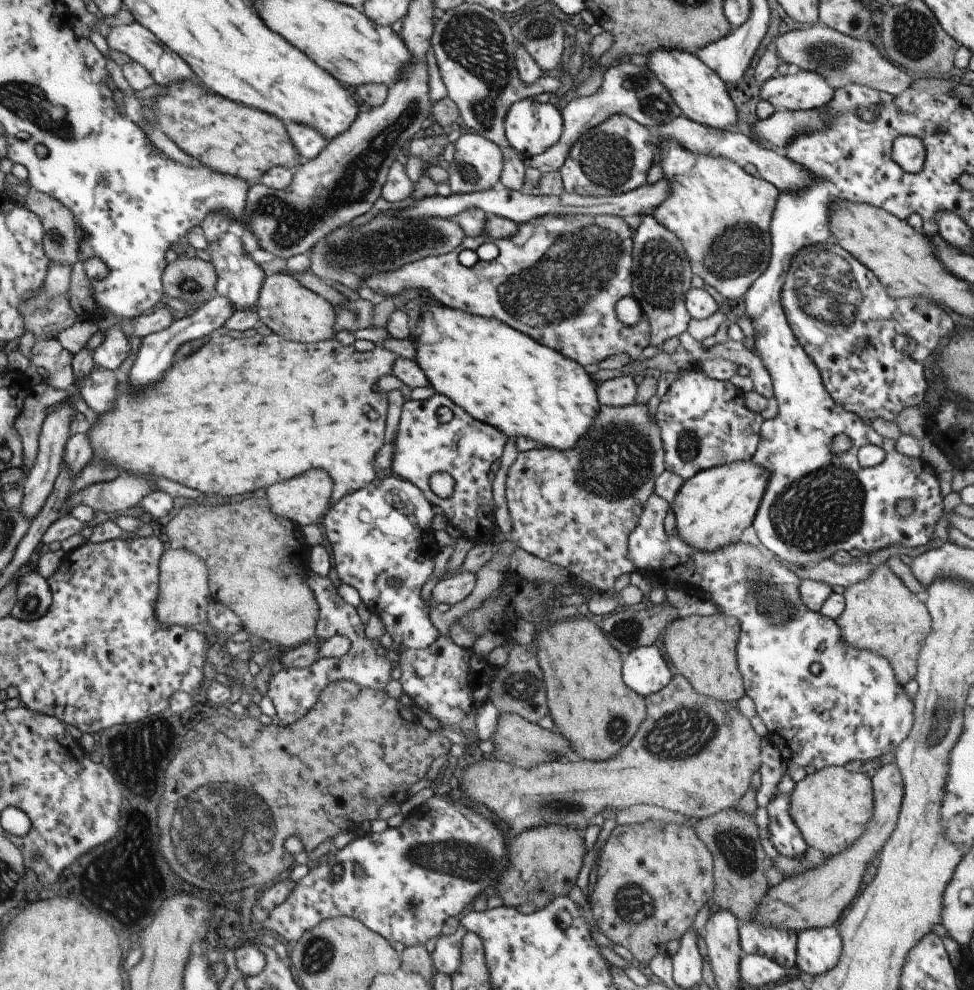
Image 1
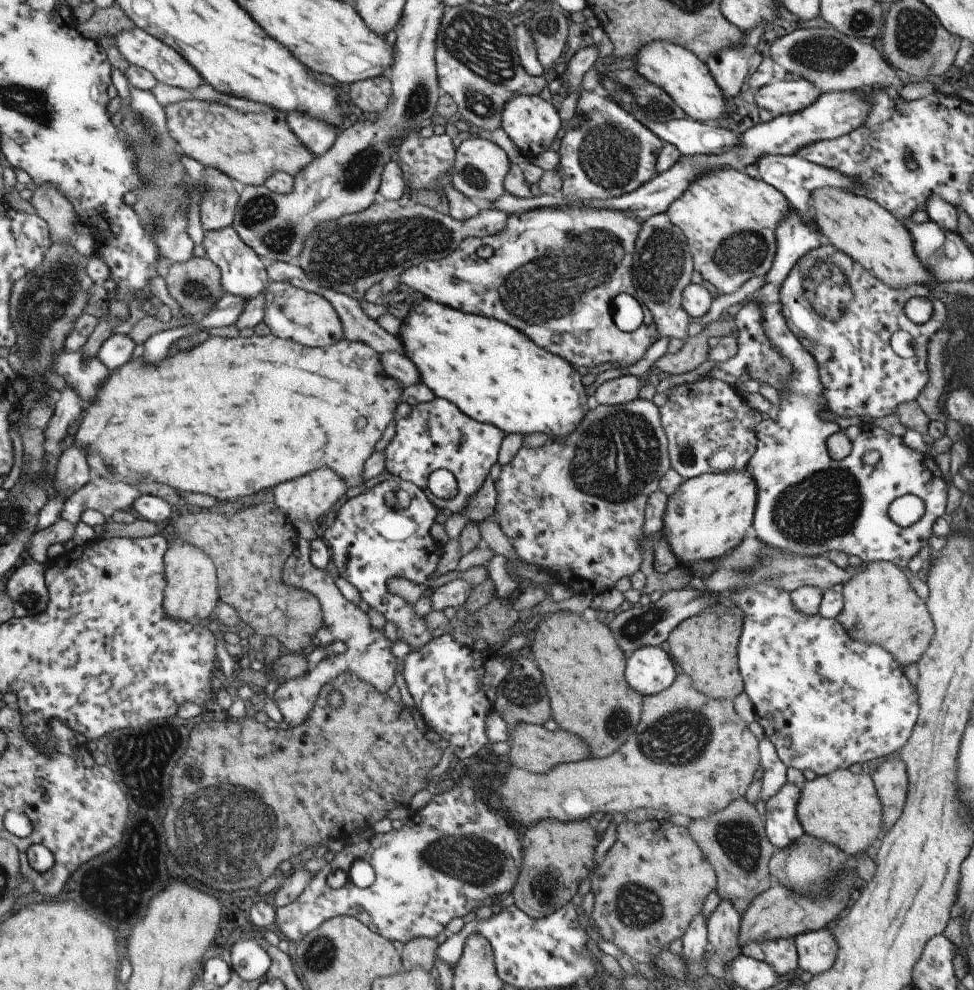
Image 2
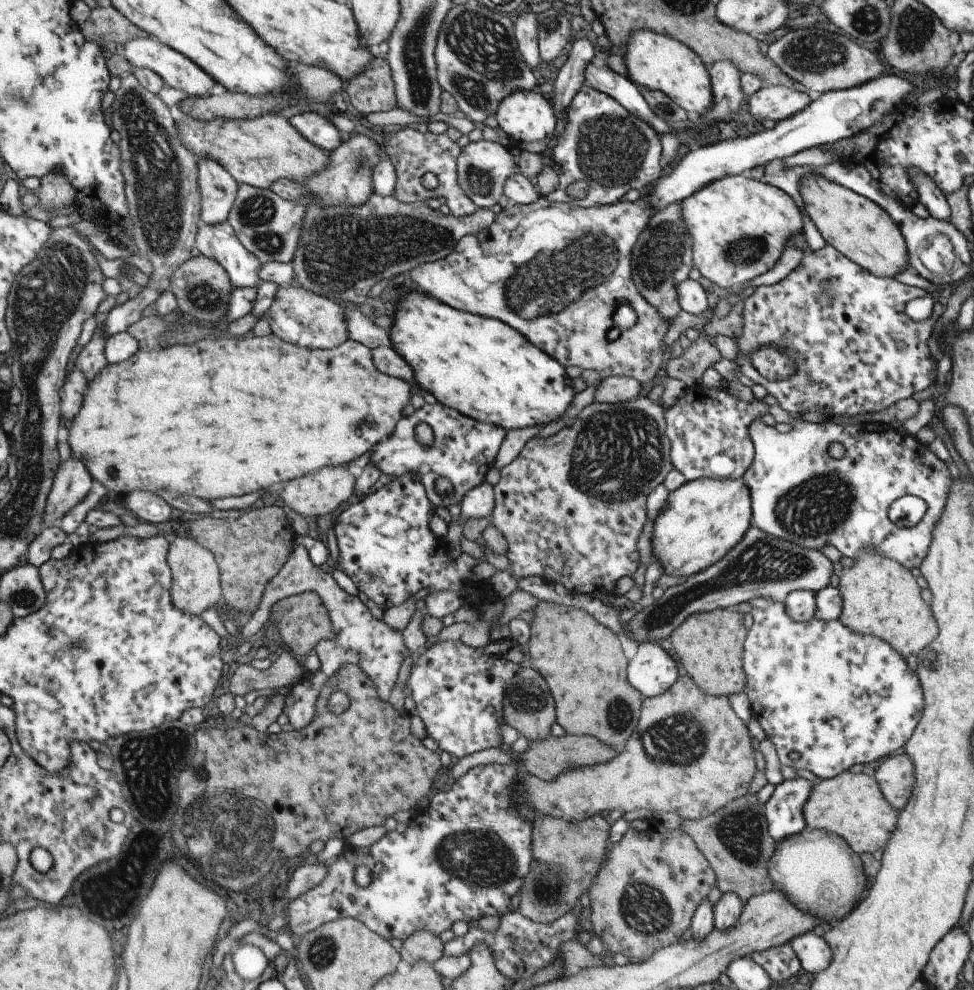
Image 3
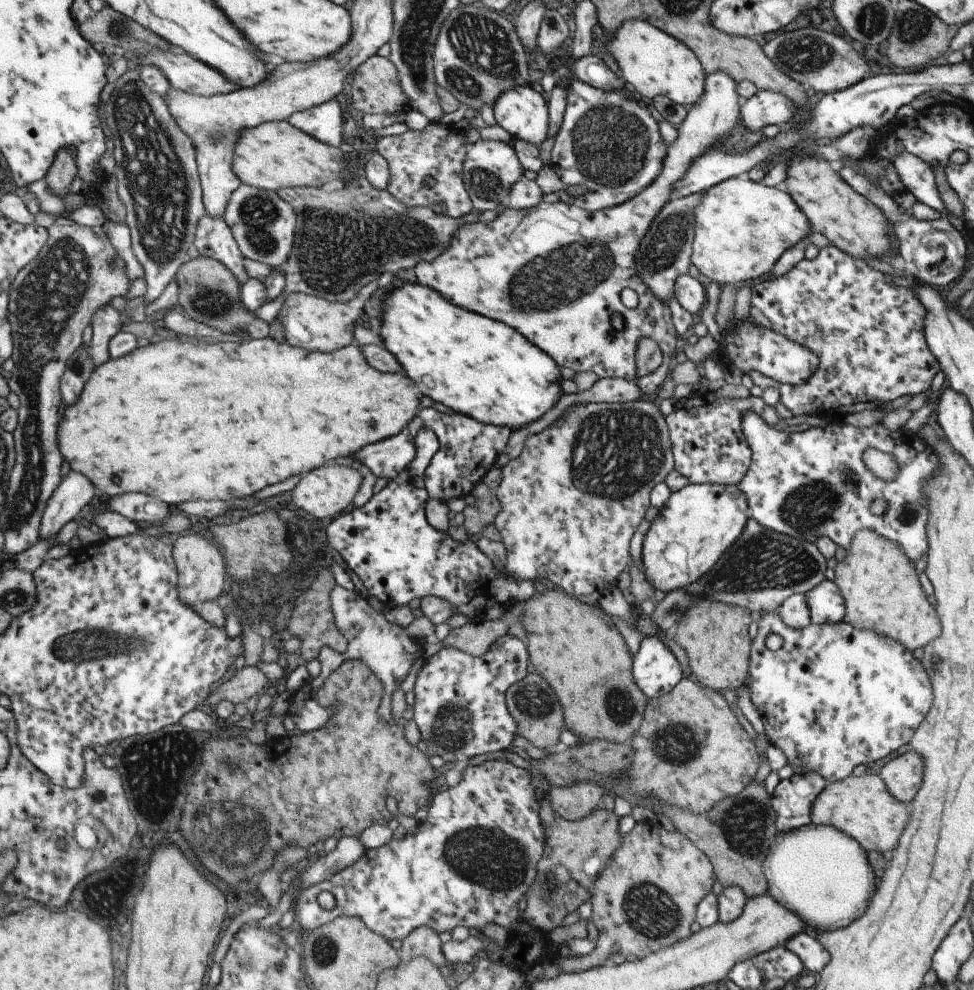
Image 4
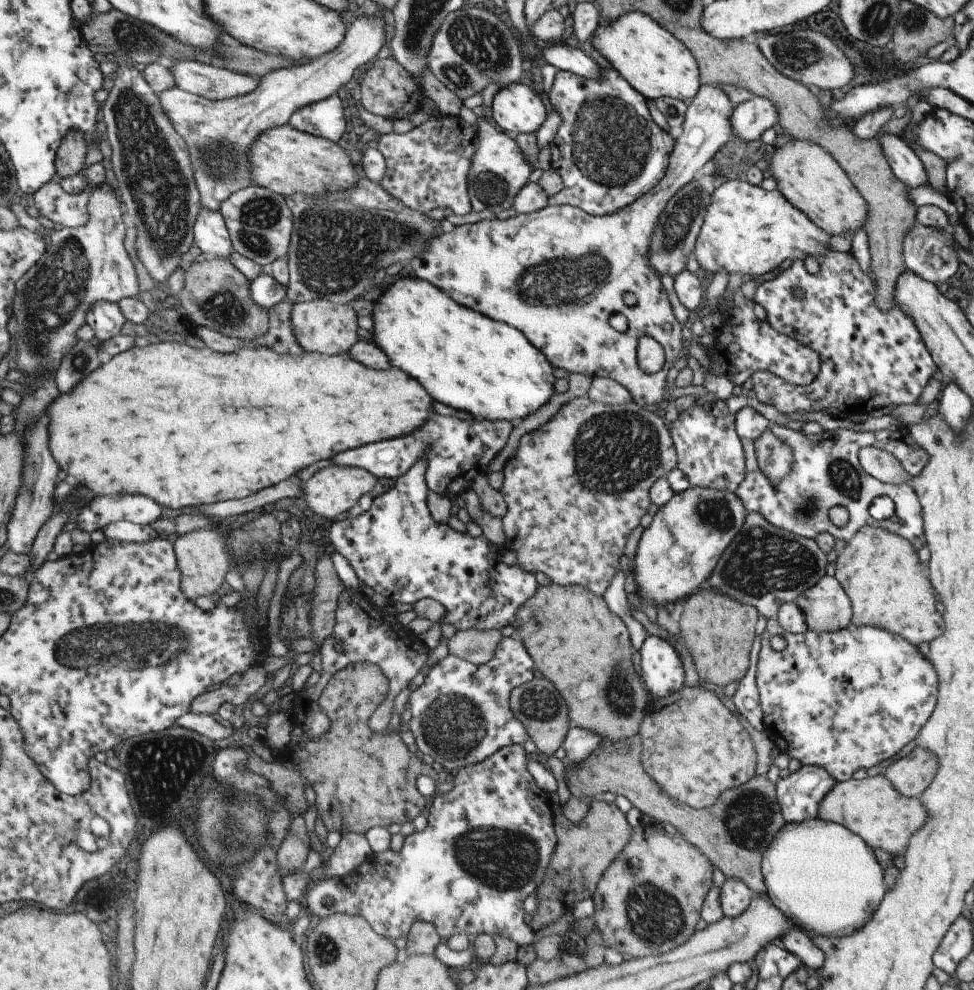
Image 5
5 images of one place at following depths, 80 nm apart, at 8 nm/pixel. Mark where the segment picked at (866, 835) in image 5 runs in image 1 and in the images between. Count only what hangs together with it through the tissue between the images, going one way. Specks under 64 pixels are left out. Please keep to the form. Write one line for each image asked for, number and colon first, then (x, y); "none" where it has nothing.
1: (831, 807)
2: (842, 808)
3: (850, 805)
4: (861, 807)

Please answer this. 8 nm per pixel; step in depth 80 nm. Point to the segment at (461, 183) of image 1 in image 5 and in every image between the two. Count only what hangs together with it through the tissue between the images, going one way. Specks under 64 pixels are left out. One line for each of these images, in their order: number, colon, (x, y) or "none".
2: (479, 166)
3: (482, 167)
4: (490, 167)
5: (499, 170)

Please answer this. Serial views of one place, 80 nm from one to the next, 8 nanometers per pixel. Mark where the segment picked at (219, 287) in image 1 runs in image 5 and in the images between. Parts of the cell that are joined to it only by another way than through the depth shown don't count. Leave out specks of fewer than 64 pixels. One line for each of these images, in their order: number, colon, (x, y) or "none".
2: (241, 272)
3: (217, 241)
4: (212, 237)
5: (209, 234)

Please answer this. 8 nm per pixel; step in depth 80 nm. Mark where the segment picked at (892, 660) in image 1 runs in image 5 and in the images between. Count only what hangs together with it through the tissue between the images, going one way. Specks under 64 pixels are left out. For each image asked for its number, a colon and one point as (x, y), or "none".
2: (880, 607)
3: (880, 597)
4: (881, 592)
5: (879, 571)

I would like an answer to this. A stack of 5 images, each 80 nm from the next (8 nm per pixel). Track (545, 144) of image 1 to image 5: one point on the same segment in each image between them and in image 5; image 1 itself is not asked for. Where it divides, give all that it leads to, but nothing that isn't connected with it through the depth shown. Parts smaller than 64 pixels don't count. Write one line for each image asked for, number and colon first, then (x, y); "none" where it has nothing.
2: (532, 124)
3: (525, 116)
4: (521, 111)
5: (516, 108)

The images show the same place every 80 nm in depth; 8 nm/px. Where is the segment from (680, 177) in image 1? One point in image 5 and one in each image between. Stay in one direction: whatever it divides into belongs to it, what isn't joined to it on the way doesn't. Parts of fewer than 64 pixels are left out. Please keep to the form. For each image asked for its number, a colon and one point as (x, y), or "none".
2: (728, 218)
3: (738, 226)
4: (741, 228)
5: (745, 229)

